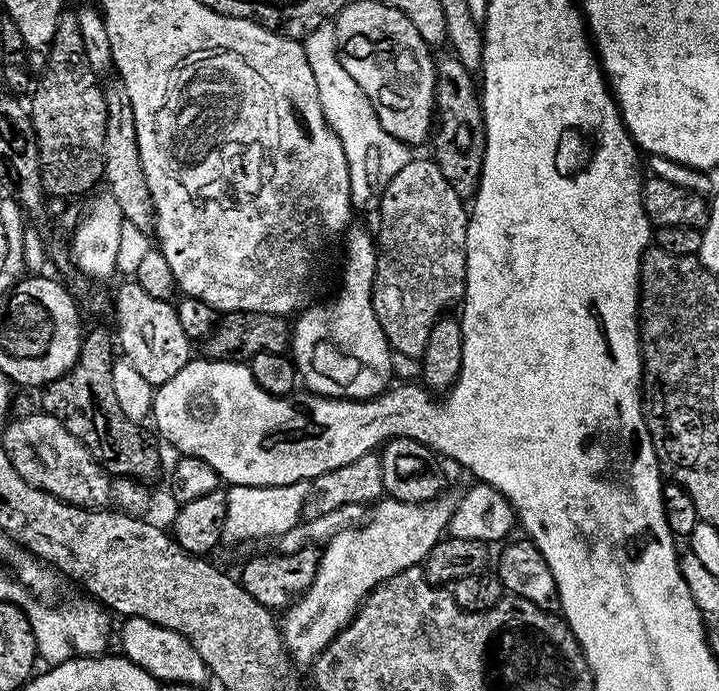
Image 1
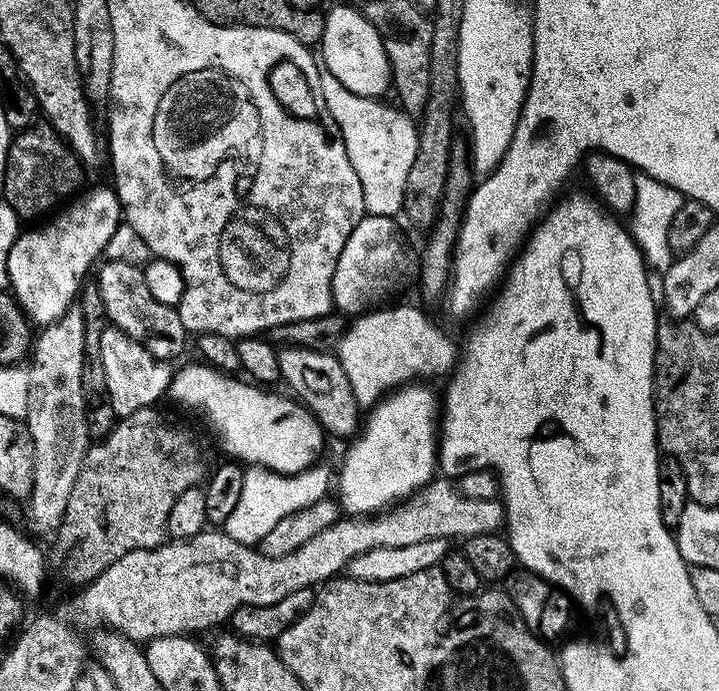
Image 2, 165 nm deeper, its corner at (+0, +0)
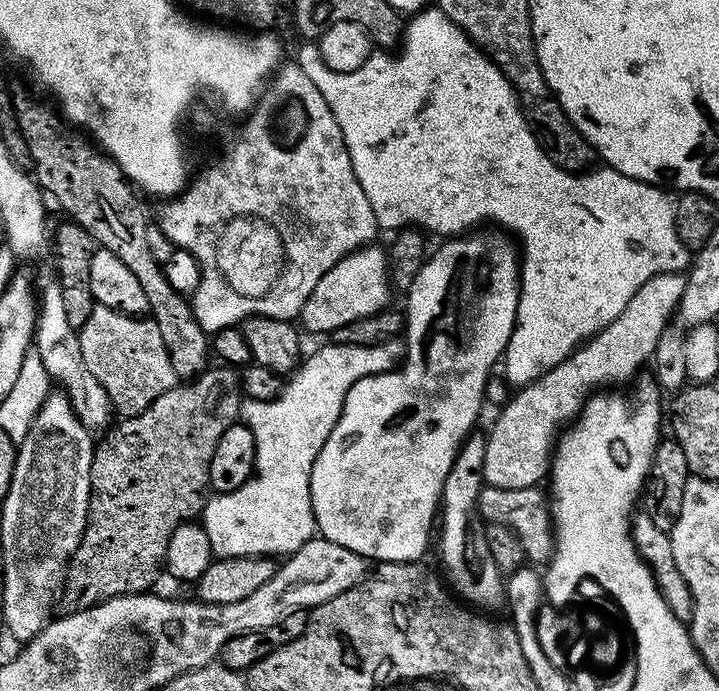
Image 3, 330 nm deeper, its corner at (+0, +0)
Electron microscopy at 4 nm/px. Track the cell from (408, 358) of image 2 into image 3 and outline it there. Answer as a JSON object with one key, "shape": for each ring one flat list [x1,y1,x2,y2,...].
{"shape":[[389,338,369,348,325,342,317,352,309,354,308,361,306,356,303,363,291,373,292,381,288,380,283,385,279,396,272,400,248,398,241,403,240,416,243,423,251,427,256,439,256,466,252,477,238,486,238,490,213,495,204,505,202,525,217,557,276,558,279,552,291,554,298,551,307,540,317,535,316,515,310,498,312,463,318,458,326,438,330,438,330,430,334,430,338,422,350,386,354,386,354,382,363,376,391,372,403,361,405,351,405,341,400,338]]}

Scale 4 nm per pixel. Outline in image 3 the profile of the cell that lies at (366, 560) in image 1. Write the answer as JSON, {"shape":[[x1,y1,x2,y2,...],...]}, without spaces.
{"shape":[[669,270,650,278,630,298,628,305,610,322,601,328,595,336,587,342,581,343,573,351,572,355,563,364,552,364,533,383,525,384,519,389,520,392,500,413,492,424,492,429,486,432,484,441,484,457,482,458,482,474,485,485,501,487,502,490,522,490,523,488,535,488,541,482,540,479,547,477,550,472,550,461,554,455,554,445,558,440,556,427,559,424,567,425,569,421,580,415,584,401,588,399,595,384,608,384,604,386,616,386,619,380,631,381,637,375,636,371,648,364,653,359,658,340,669,327,668,318,677,311,680,299,683,298,685,277,679,276,679,271]]}

